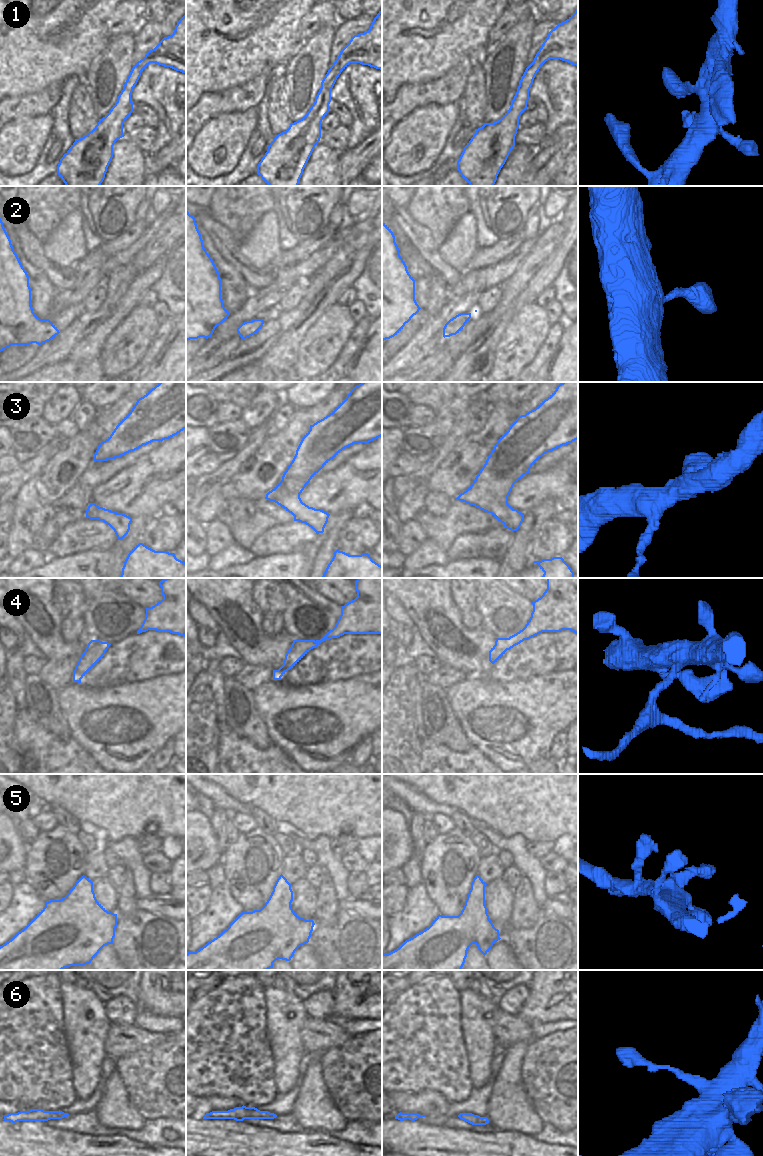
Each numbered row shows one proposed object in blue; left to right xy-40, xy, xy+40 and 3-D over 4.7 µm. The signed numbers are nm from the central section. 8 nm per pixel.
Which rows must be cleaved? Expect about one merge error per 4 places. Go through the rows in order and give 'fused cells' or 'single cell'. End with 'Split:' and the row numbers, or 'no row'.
1: single cell
2: single cell
3: single cell
4: fused cells
5: single cell
6: single cell
Split: 4

